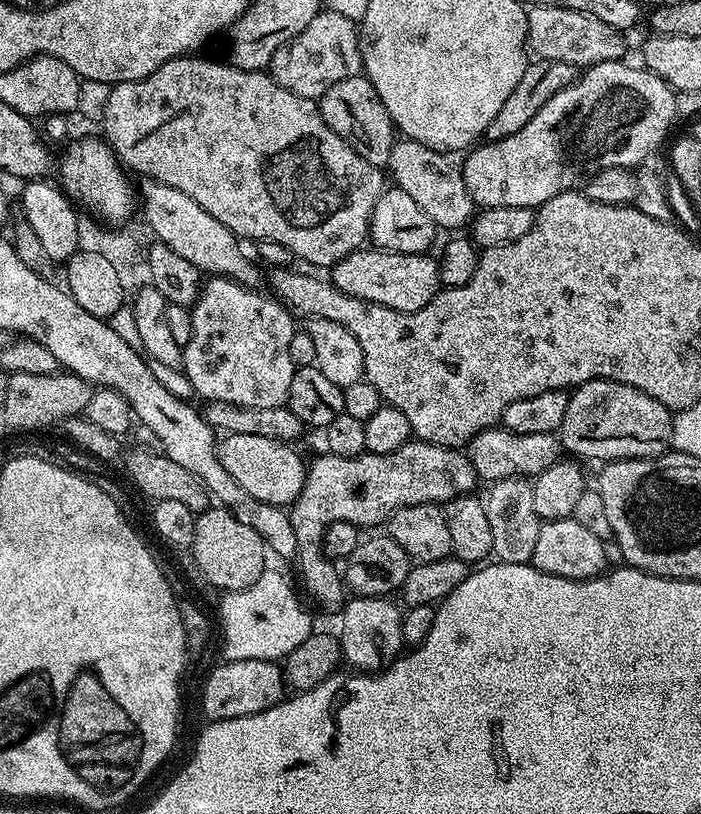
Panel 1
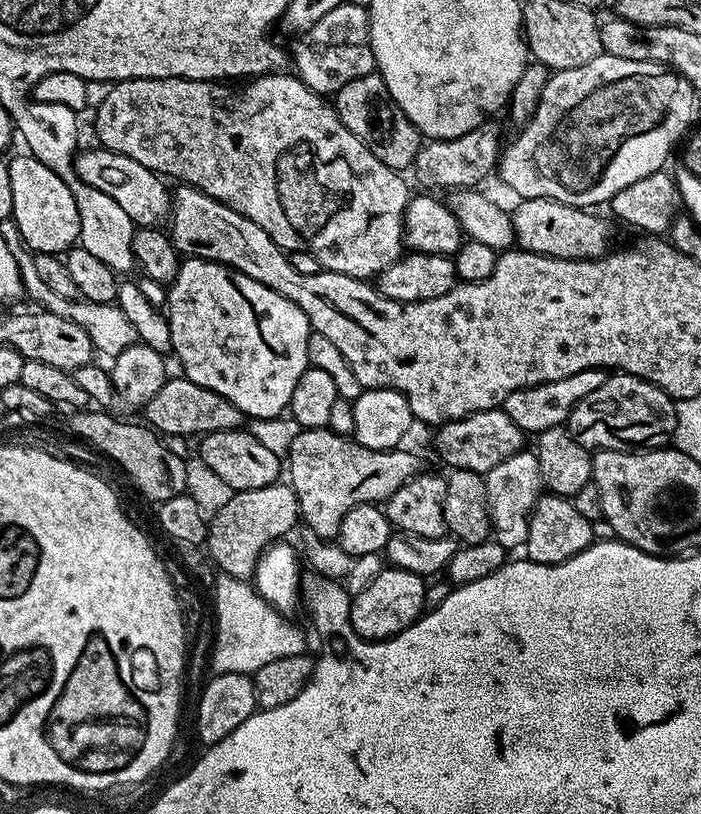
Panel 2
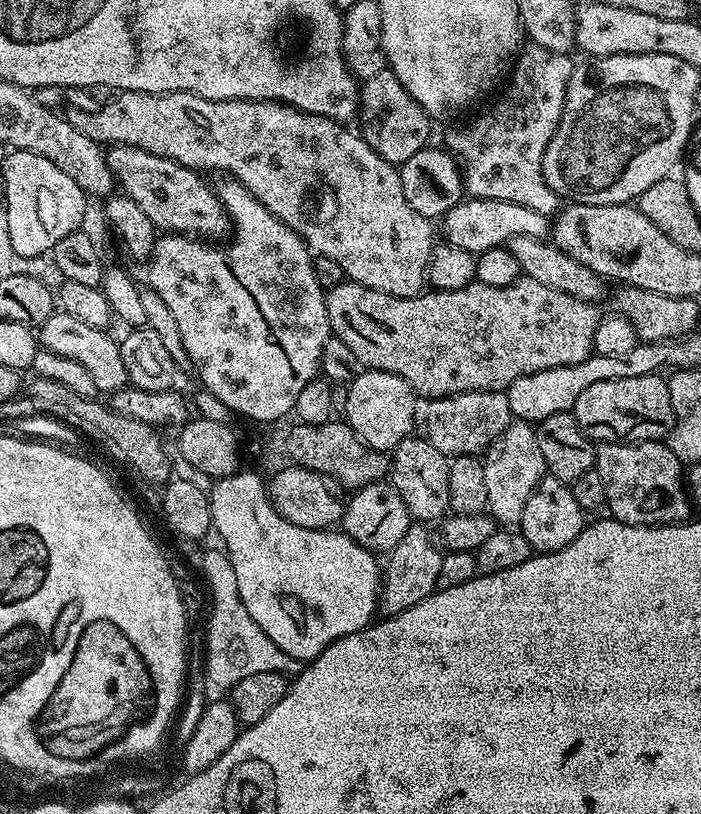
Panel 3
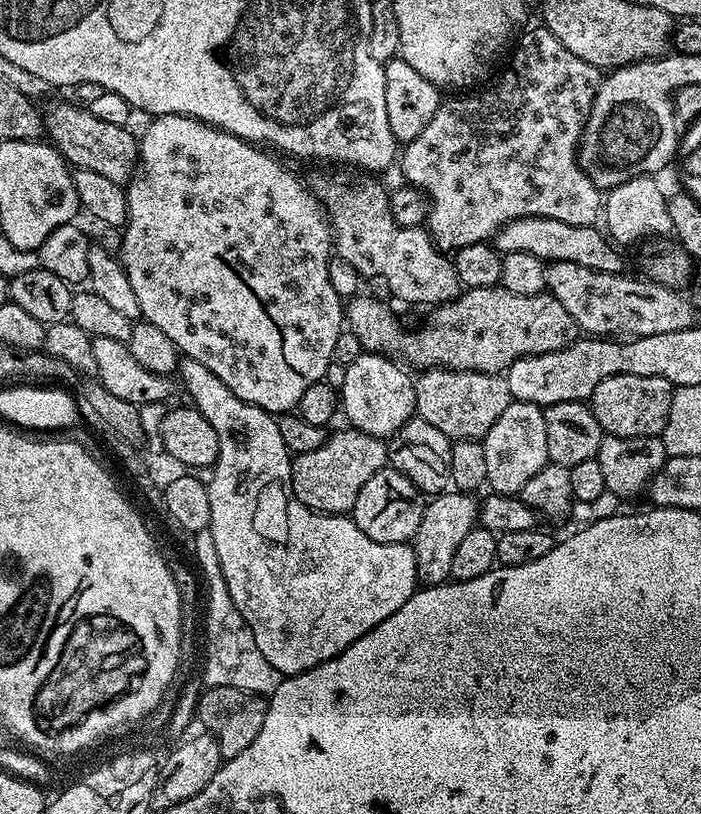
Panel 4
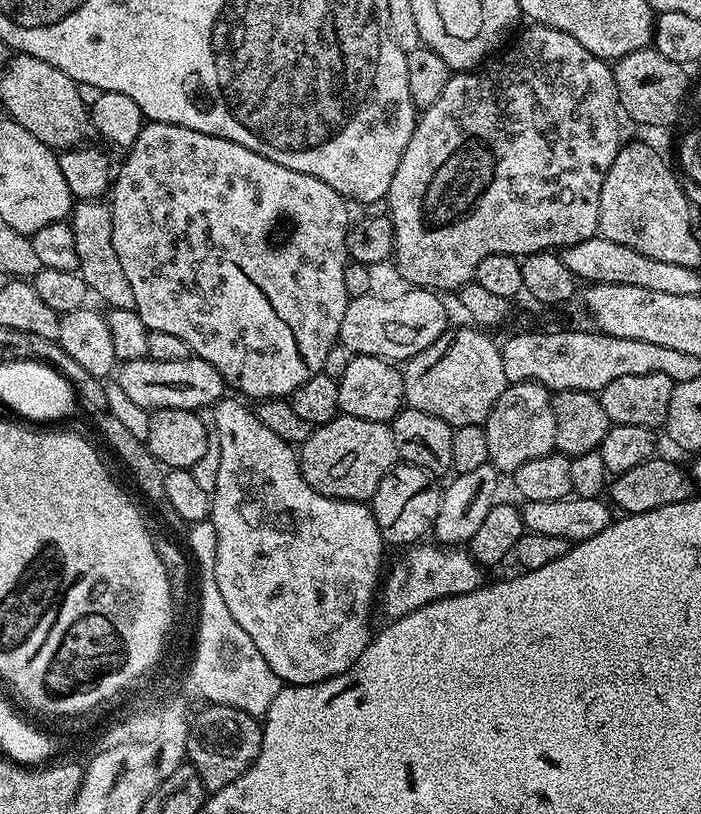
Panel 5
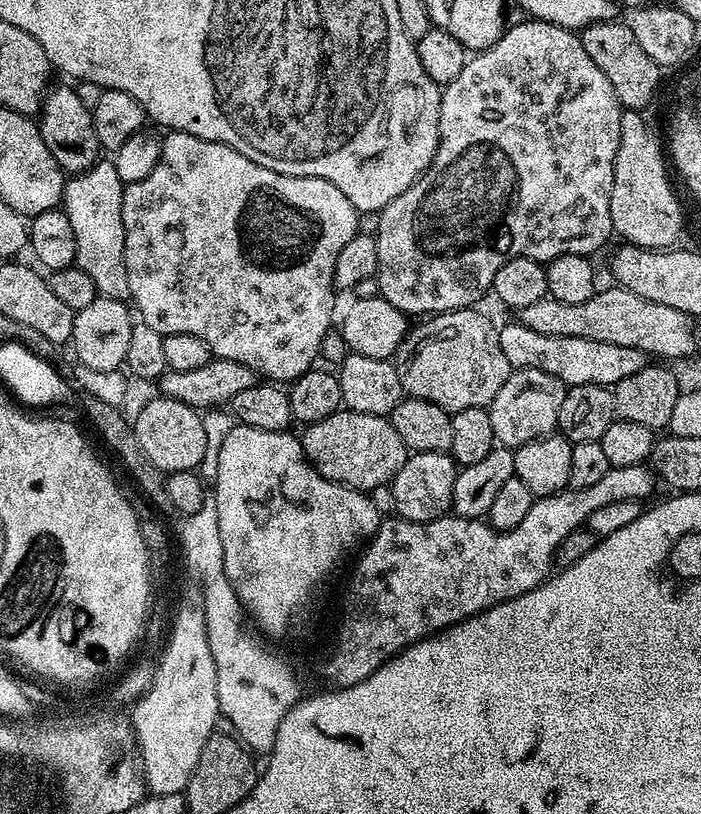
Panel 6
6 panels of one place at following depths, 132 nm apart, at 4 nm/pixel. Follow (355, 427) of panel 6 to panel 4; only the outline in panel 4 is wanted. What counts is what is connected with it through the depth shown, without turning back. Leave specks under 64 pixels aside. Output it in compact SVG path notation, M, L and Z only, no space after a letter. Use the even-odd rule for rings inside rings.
M344 426L341 432L336 432L325 439L324 445L309 452L301 452L292 458L292 485L296 491L298 502L302 502L310 510L315 512L329 512L331 516L343 516L351 513L354 501L366 481L374 478L378 470L382 470L388 464L388 445L376 436L358 431L357 428Z

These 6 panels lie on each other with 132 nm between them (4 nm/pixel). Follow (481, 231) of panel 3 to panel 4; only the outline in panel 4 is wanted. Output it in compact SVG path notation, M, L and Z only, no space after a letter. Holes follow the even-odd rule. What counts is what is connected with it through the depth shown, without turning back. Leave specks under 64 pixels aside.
M514 218L496 232L494 247L501 254L534 254L534 258L545 262L575 262L599 272L624 272L626 268L620 253L623 251L599 227L570 226L570 222L558 222L558 218Z

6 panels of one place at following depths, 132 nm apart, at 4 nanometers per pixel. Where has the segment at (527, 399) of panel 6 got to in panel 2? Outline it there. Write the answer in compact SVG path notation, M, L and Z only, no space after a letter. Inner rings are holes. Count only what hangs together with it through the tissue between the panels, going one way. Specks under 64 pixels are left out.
M522 450L506 462L498 462L494 470L484 476L486 494L488 495L488 513L492 519L491 539L497 540L506 550L523 549L528 542L530 518L536 501L542 495L538 458L535 451Z

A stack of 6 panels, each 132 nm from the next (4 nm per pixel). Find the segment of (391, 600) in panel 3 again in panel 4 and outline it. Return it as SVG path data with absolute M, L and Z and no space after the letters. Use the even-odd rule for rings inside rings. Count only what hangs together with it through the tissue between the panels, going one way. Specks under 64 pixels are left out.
M449 490L431 497L425 503L424 517L410 543L416 559L416 578L421 585L443 584L450 577L450 565L454 559L454 550L462 543L462 538L478 520L478 500L475 495Z

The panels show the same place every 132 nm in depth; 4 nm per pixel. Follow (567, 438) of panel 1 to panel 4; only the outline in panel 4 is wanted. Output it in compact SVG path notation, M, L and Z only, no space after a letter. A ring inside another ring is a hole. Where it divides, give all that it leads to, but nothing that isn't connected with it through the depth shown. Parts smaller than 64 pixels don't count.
M618 374L598 382L590 398L590 407L594 418L602 425L607 435L626 438L660 436L668 421L673 391L673 384L666 378Z

